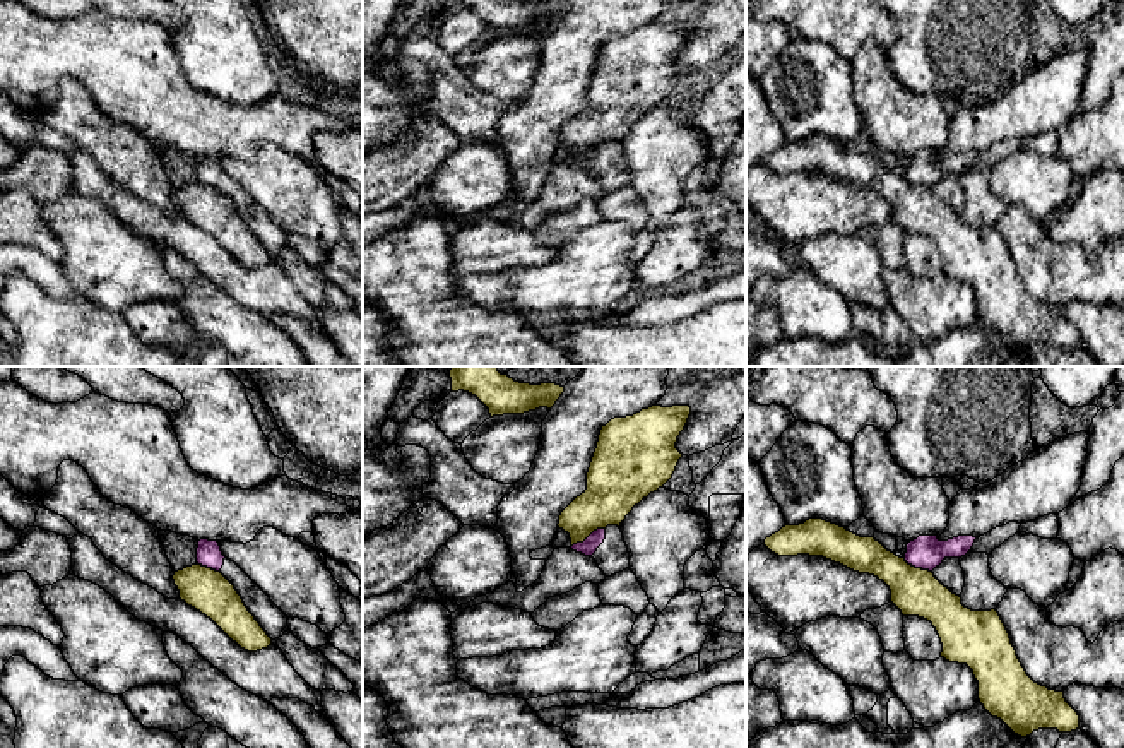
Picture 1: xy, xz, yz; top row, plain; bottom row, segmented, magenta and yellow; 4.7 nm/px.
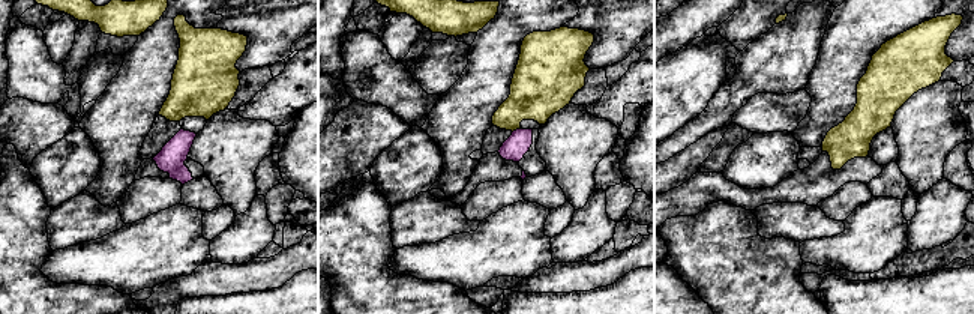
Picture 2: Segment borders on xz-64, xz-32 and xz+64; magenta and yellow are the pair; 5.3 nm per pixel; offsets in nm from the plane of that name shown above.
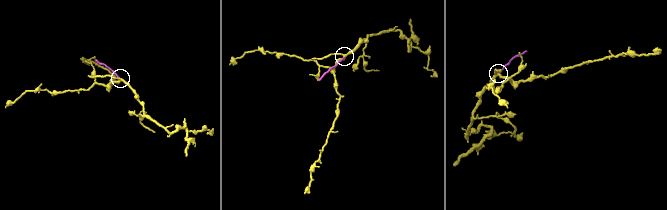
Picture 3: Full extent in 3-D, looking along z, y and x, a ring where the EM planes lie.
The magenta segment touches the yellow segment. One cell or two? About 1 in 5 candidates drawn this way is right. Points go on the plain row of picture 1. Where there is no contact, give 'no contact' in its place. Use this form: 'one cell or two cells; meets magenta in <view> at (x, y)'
two cells; meets magenta in xz at (589, 153)

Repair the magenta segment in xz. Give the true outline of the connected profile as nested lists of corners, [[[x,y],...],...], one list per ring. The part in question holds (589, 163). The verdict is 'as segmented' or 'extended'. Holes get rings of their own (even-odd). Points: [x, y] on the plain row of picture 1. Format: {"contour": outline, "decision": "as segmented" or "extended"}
{"contour": [[[618,142],[594,147],[583,159],[573,161],[571,166],[594,175],[606,193],[630,183],[628,163]]], "decision": "extended"}

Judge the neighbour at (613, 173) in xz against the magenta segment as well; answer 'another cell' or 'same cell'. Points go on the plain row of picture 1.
same cell

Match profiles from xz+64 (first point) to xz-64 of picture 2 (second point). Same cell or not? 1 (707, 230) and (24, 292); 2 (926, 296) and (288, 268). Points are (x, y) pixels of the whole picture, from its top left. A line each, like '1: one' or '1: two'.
1: one
2: two

